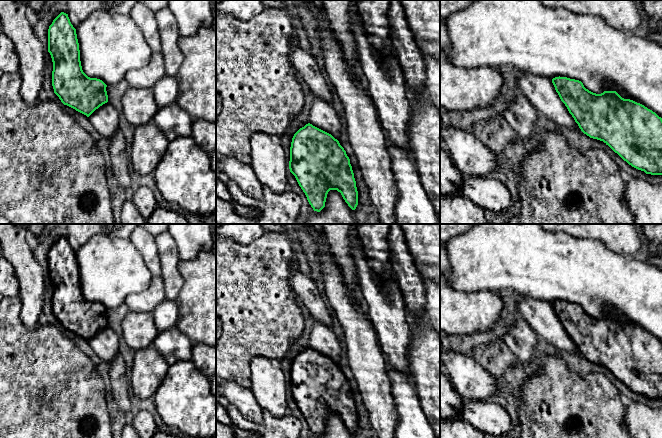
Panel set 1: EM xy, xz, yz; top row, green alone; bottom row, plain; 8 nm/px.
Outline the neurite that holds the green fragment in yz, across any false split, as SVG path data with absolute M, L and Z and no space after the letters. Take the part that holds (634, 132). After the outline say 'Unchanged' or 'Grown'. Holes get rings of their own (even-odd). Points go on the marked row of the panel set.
M523 71L518 77L521 93L533 107L557 123L562 129L582 131L590 138L603 141L632 167L646 174L662 175L662 118L644 105L622 98L616 91L596 94L586 89L579 80L567 77L549 78Z. Grown

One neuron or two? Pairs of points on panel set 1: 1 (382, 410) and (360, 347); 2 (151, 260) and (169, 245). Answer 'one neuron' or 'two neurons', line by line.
1: one neuron
2: two neurons

